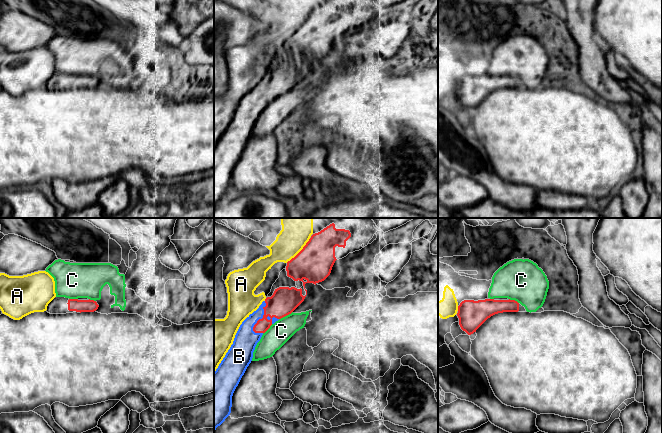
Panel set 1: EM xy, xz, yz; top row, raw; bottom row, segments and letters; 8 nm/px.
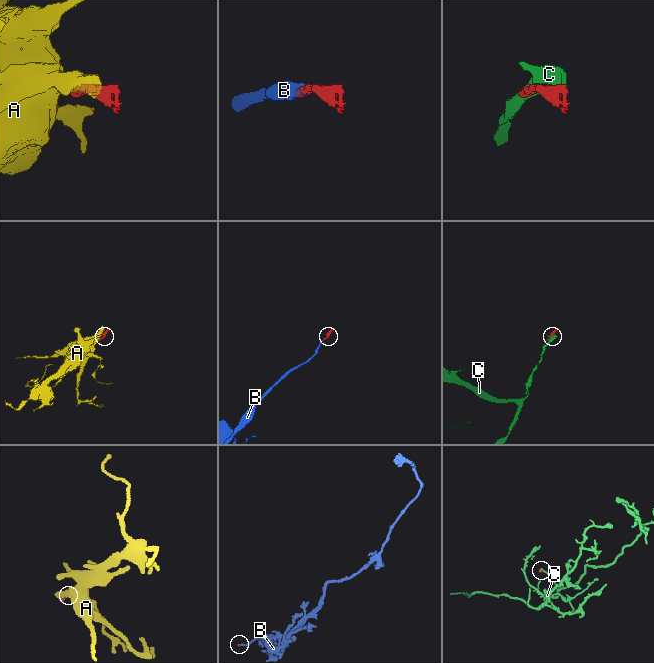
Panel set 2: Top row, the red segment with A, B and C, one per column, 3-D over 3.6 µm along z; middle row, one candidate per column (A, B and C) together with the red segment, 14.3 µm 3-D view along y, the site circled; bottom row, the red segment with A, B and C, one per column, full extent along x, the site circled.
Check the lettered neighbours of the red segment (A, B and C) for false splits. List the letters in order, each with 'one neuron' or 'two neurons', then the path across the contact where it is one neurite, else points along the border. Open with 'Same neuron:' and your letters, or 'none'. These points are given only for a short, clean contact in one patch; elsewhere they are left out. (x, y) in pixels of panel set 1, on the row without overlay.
Same neuron: B
A: two neurons
B: one neuron | across xz (285, 76), (262, 94), (254, 101), (245, 117)
C: two neurons

